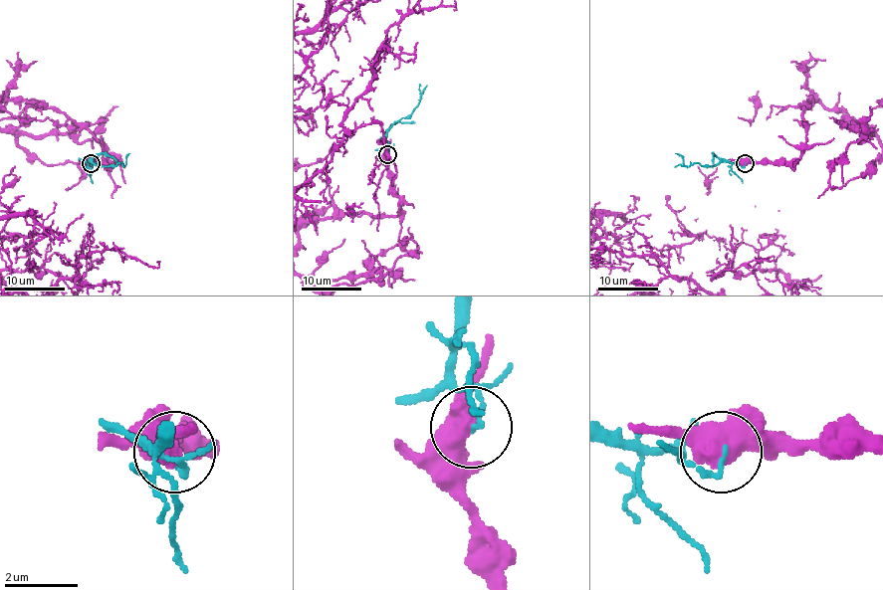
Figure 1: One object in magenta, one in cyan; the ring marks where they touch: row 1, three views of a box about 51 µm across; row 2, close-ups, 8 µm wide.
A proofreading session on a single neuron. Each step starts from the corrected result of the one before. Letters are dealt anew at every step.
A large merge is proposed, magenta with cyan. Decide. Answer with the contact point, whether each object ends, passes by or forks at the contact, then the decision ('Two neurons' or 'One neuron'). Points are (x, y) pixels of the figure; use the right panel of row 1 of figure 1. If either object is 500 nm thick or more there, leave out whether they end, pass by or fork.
Place: (745, 163). Two neurons

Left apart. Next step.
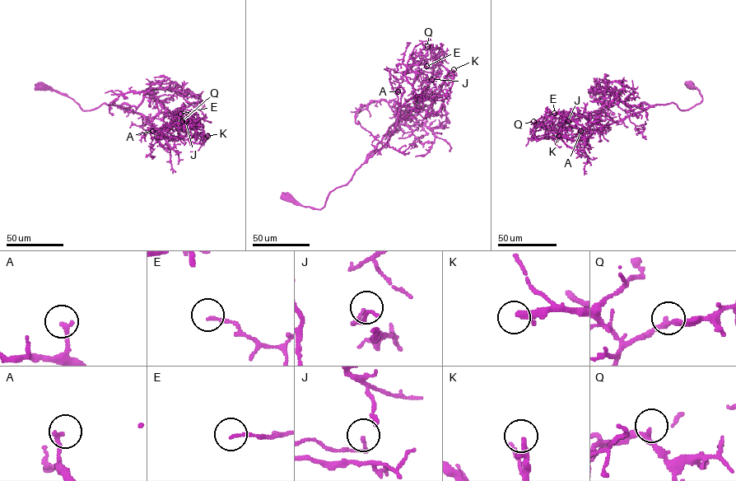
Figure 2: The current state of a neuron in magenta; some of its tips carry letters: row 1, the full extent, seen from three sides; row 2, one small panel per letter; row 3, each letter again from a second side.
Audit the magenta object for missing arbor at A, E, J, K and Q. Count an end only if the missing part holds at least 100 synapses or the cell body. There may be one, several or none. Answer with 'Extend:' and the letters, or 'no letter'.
Extend: K

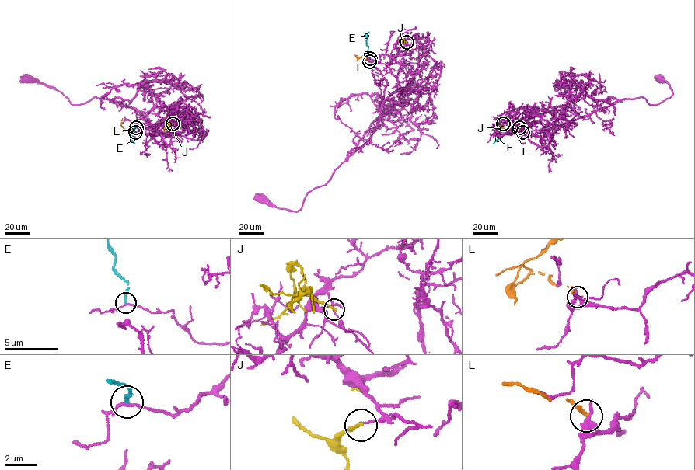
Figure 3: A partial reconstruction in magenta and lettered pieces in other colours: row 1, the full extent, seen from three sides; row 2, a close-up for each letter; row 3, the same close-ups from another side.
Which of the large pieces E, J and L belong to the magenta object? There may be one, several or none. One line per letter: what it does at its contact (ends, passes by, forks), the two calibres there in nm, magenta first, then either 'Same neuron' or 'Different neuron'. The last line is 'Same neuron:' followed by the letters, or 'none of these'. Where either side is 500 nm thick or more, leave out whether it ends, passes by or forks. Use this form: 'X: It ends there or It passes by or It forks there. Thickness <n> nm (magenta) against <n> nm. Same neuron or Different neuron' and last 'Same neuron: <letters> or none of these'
E: It ends there. Thickness 160 nm (magenta) against 200 nm. Different neuron
J: It ends there. Thickness 120 nm (magenta) against 200 nm. Different neuron
L: It ends there. Thickness 460 nm (magenta) against 300 nm. Different neuron
Same neuron: none of these

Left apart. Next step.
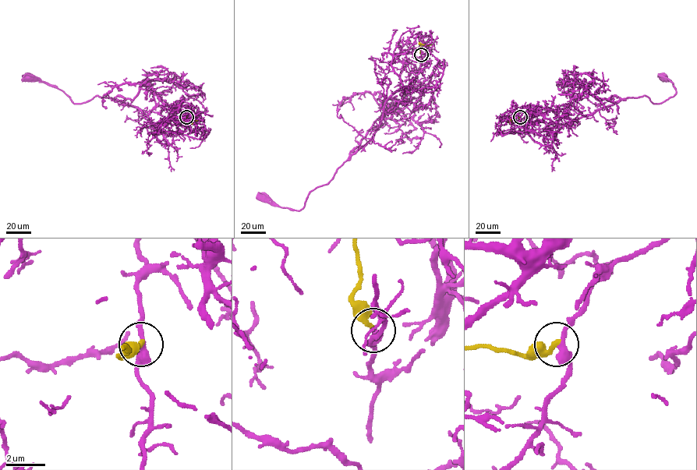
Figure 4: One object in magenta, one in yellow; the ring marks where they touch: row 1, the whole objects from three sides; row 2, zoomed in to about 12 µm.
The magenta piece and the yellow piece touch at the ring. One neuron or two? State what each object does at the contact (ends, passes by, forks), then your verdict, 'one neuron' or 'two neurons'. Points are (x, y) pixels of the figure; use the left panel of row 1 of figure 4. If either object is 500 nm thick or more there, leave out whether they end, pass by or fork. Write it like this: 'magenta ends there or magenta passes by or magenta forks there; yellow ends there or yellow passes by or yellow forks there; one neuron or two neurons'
magenta passes by; yellow ends there; two neurons

